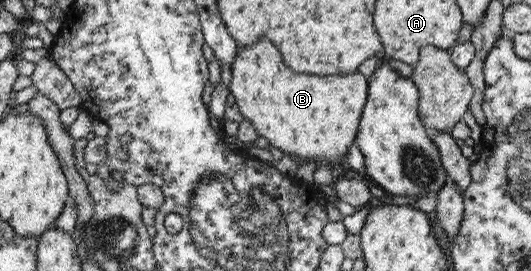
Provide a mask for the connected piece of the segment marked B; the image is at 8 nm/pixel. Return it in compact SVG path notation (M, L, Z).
M261 38L253 46L251 44L238 46L230 65L230 73L228 85L230 94L236 100L239 114L251 122L257 137L265 138L269 145L281 150L283 154L291 154L299 163L307 161L319 164L332 163L336 168L339 160L345 156L355 140L359 117L367 100L368 82L362 74L358 72L347 76L293 74L283 66L277 48L265 38Z

